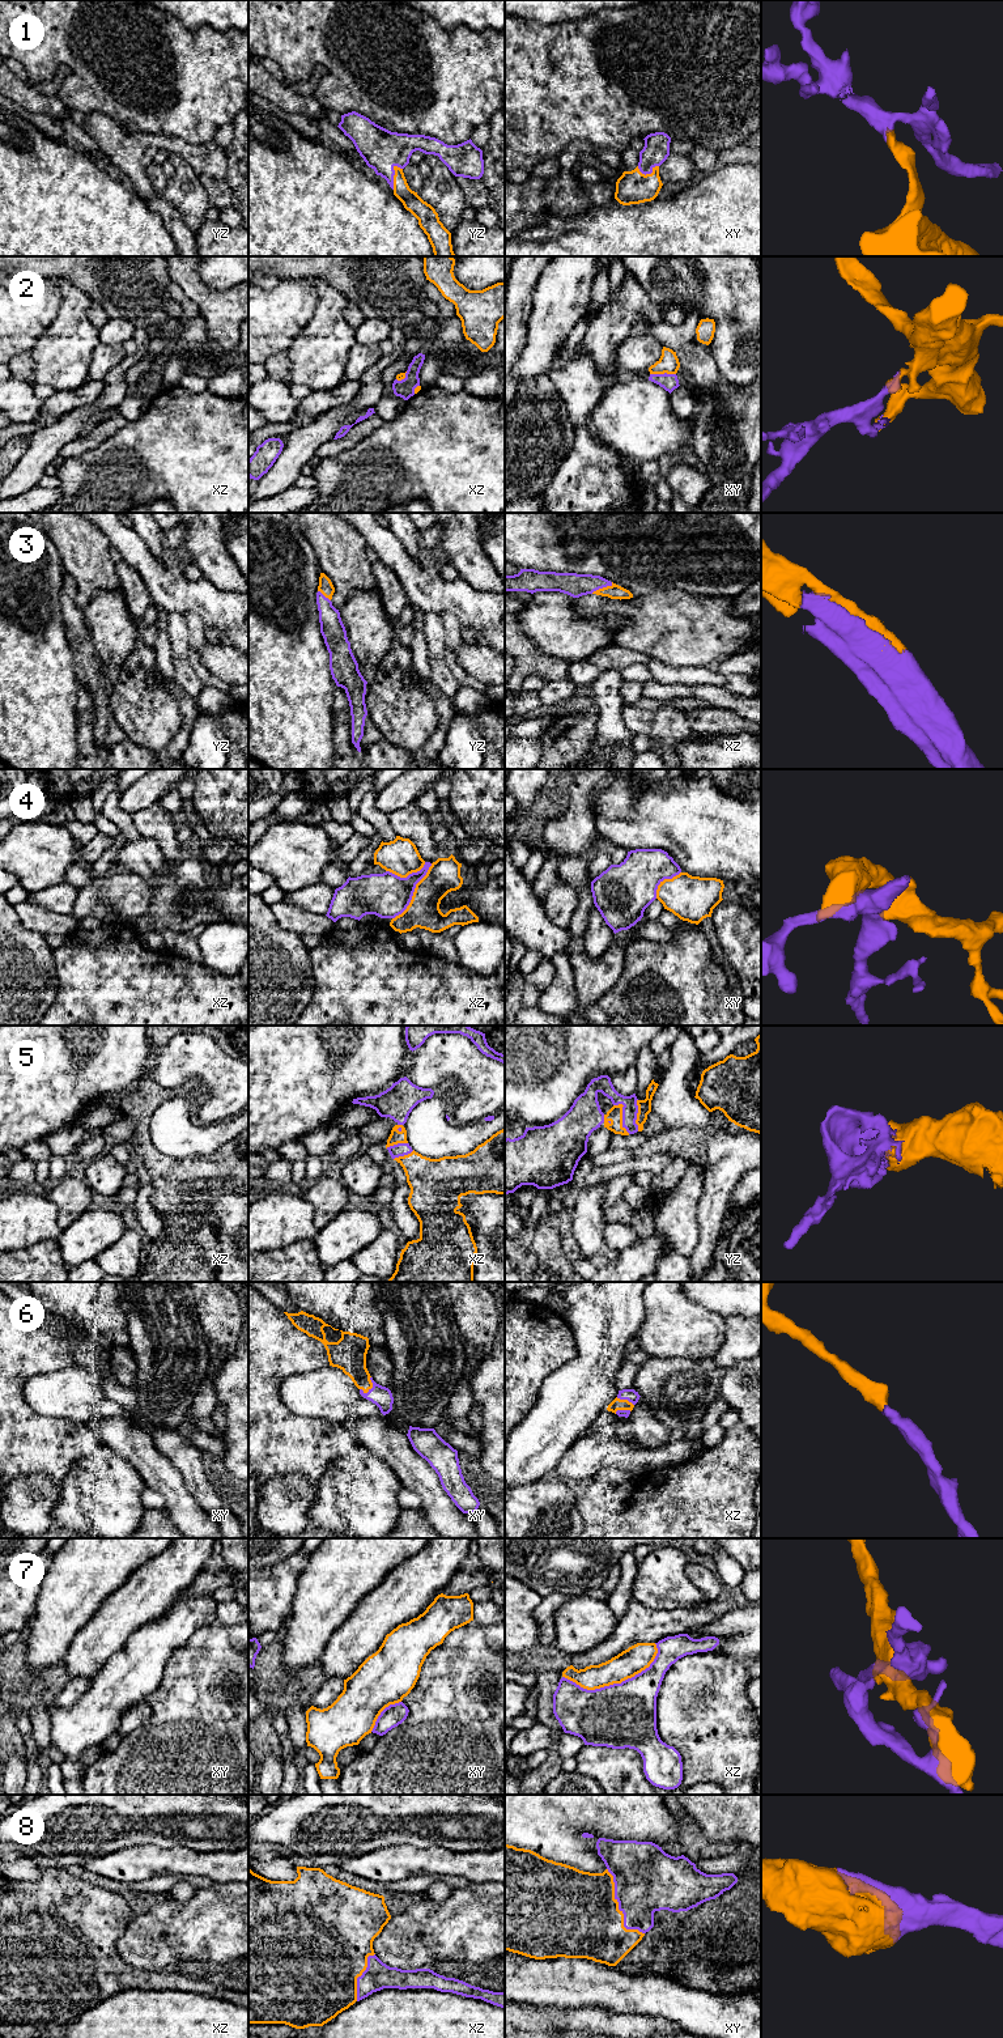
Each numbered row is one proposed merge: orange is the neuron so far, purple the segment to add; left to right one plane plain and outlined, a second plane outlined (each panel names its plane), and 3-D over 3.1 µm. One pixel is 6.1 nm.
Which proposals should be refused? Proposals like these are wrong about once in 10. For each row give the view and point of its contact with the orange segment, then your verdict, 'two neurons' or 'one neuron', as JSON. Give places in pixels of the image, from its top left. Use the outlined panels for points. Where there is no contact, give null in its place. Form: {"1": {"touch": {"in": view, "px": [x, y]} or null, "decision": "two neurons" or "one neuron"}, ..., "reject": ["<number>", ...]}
{"1": {"touch": {"in": "yz", "px": [394, 177]}, "decision": "one neuron"}, "2": {"touch": {"in": "xy", "px": [662, 373]}, "decision": "two neurons"}, "3": {"touch": {"in": "xz", "px": [603, 587]}, "decision": "one neuron"}, "4": {"touch": {"in": "xz", "px": [413, 892]}, "decision": "two neurons"}, "5": {"touch": {"in": "yz", "px": [621, 1115]}, "decision": "one neuron"}, "6": {"touch": {"in": "xy", "px": [372, 1385]}, "decision": "one neuron"}, "7": {"touch": {"in": "xz", "px": [613, 1682]}, "decision": "two neurons"}, "8": {"touch": {"in": "xy", "px": [617, 1907]}, "decision": "one neuron"}, "reject": ["2", "4", "7"]}

